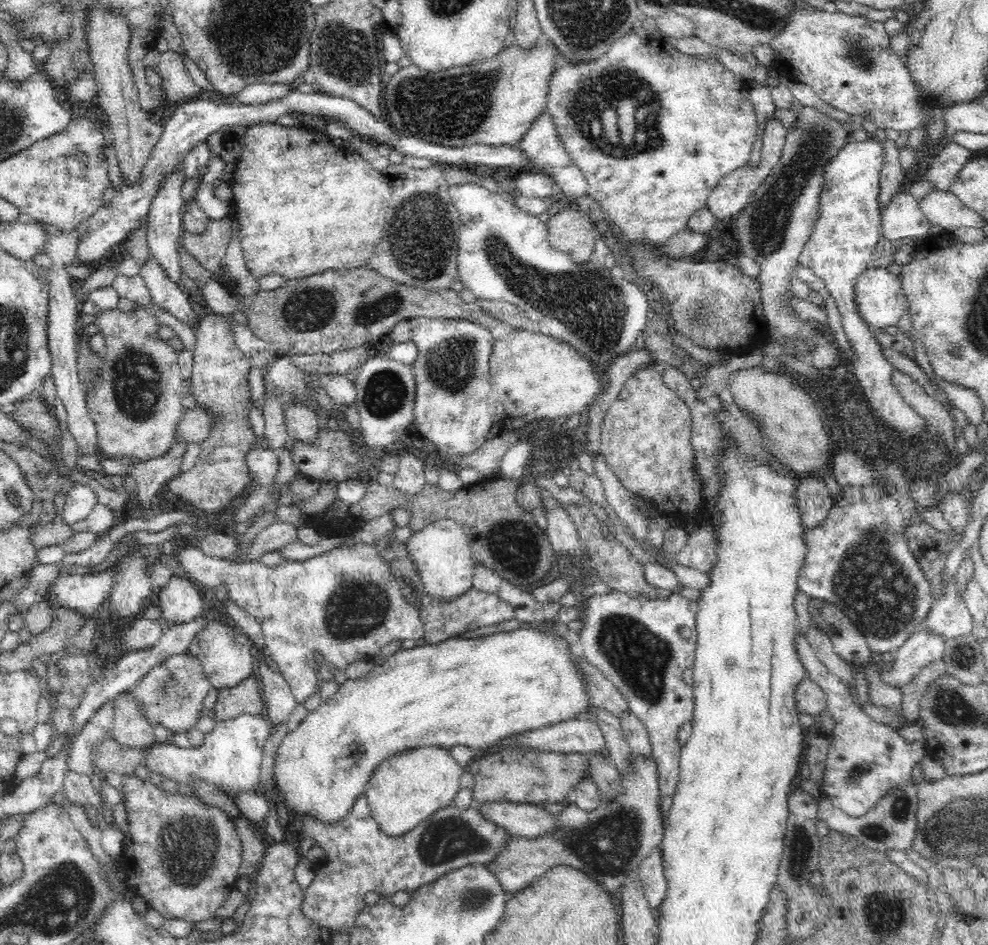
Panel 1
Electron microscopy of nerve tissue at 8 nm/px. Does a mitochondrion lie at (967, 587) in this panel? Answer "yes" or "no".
no

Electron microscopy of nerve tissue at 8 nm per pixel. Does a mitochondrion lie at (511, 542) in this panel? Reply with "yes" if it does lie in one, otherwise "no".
yes

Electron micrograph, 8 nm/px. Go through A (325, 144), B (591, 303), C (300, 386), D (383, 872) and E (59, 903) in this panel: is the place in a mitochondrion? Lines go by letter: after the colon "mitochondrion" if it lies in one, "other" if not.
A: other
B: mitochondrion
C: mitochondrion
D: other
E: mitochondrion

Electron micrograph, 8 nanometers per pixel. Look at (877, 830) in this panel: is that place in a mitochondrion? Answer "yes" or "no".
yes

